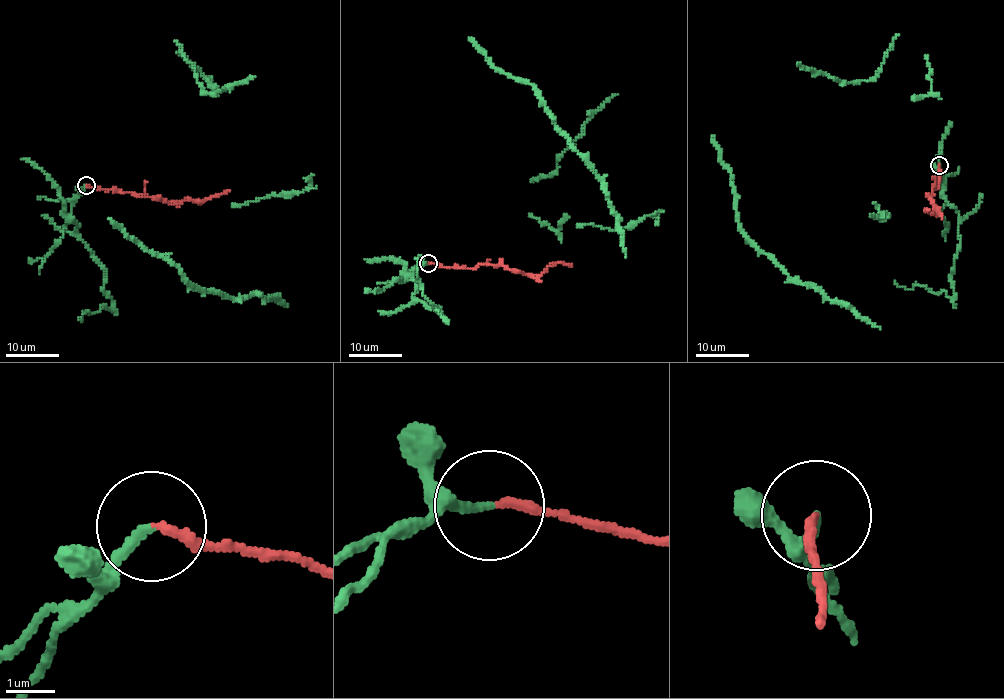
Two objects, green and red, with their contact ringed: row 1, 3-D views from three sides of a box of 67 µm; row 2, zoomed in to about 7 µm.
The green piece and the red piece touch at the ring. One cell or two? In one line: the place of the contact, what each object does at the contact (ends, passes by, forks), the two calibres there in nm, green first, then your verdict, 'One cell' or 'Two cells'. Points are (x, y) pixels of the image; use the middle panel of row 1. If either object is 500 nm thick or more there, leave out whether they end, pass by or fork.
Place: (428, 263). At the ring green ends. At the ring red ends. Thickness 190 nm (green) against 180 nm. Two cells

